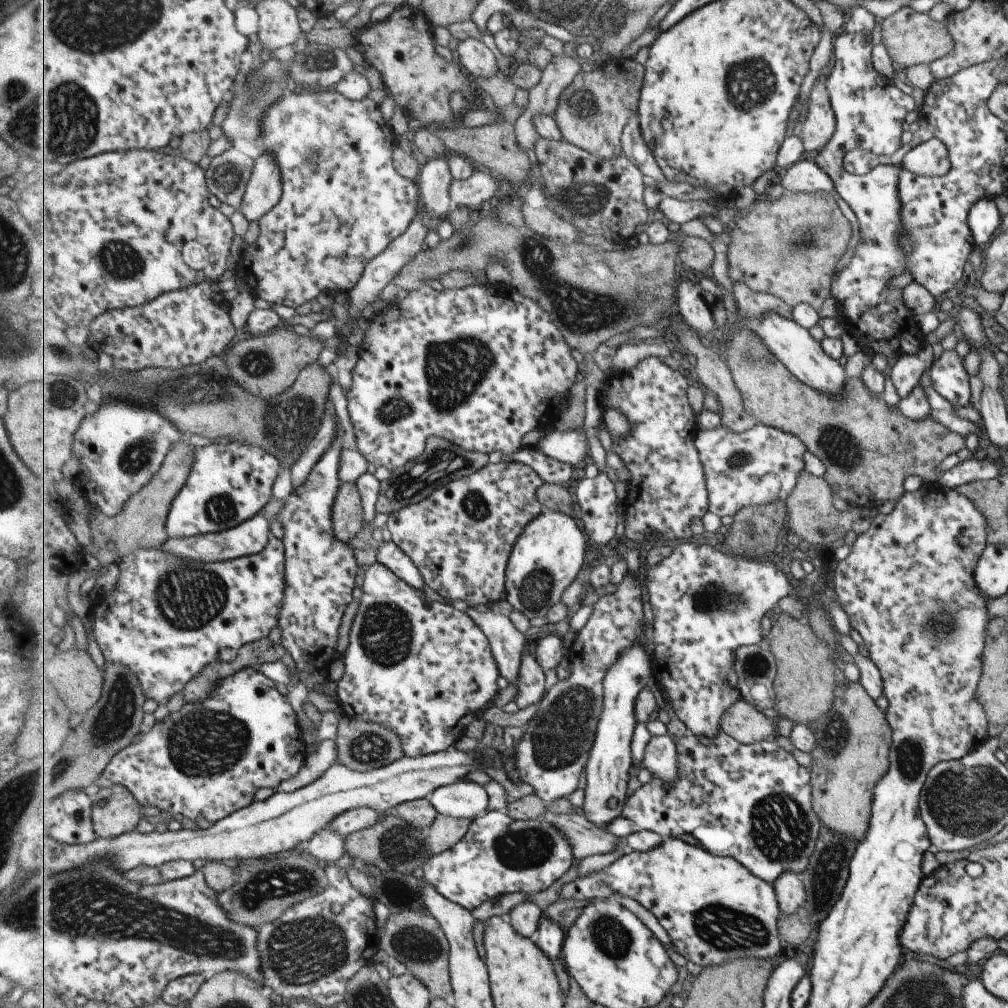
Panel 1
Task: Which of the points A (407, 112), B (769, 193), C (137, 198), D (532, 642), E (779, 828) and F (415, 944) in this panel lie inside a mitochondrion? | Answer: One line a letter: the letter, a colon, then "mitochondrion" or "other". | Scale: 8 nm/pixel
A: other
B: other
C: other
D: other
E: mitochondrion
F: mitochondrion

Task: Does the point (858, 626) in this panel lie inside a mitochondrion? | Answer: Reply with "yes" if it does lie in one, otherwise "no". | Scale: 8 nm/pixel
no

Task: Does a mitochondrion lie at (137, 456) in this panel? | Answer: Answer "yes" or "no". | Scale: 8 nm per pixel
yes

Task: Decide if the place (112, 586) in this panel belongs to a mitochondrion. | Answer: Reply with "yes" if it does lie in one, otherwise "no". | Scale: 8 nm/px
no

